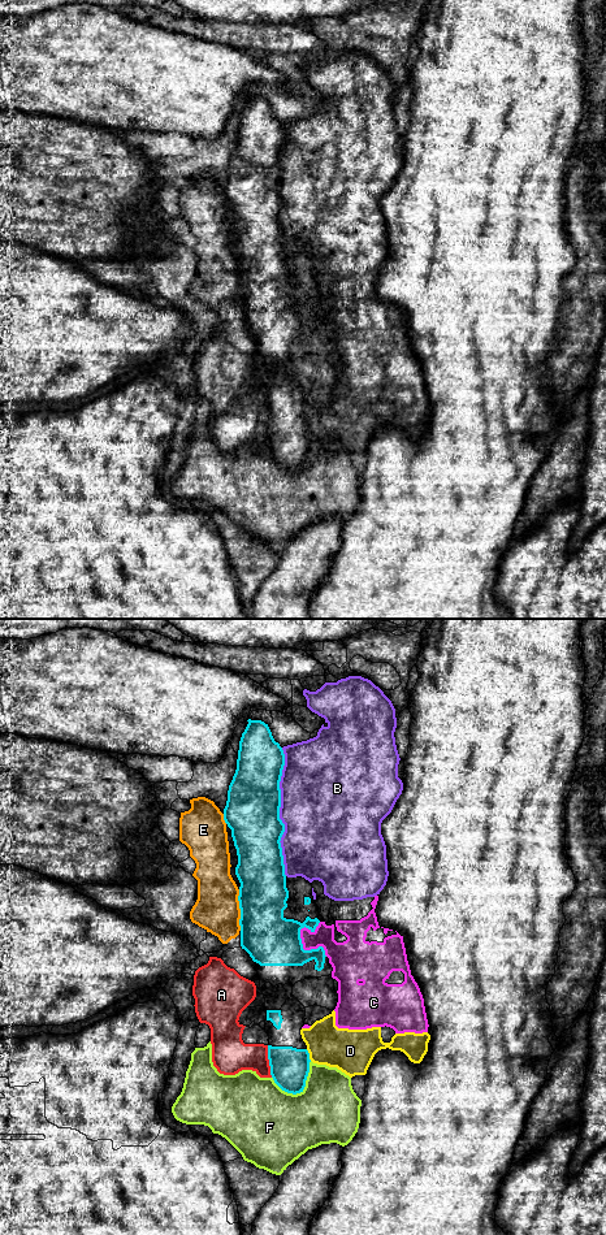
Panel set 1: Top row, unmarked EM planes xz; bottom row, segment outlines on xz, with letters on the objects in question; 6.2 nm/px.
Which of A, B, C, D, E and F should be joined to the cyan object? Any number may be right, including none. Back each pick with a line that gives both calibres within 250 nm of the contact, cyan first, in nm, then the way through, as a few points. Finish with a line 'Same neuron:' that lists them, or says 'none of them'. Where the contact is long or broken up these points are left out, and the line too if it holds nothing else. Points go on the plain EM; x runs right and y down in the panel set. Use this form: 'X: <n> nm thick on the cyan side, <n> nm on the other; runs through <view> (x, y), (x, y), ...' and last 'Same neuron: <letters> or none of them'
Same neuron: none of them

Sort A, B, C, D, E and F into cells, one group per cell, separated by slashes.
A E / B C D / F

